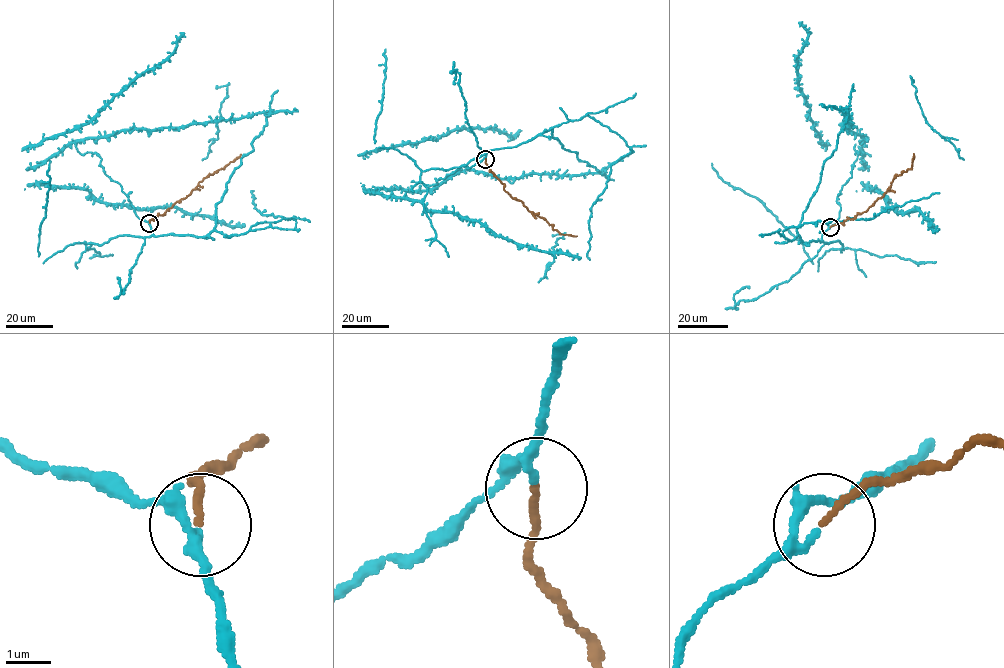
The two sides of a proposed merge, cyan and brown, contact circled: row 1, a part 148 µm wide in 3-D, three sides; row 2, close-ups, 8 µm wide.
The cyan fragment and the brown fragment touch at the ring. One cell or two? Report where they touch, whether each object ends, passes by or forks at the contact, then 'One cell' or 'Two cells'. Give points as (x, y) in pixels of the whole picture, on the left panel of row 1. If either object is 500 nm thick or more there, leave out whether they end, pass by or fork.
Place: (149, 223). At the ring cyan passes by. At the ring brown ends. One cell

